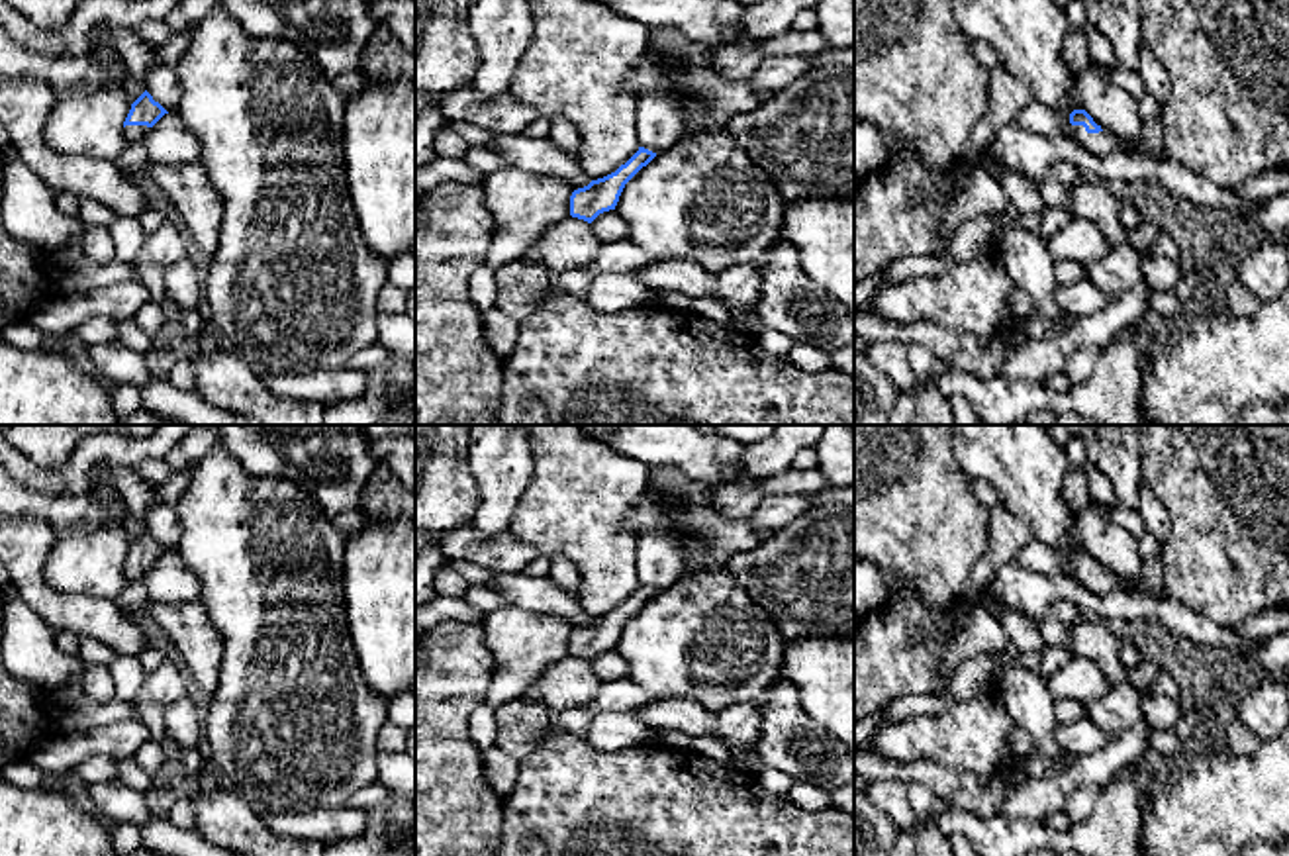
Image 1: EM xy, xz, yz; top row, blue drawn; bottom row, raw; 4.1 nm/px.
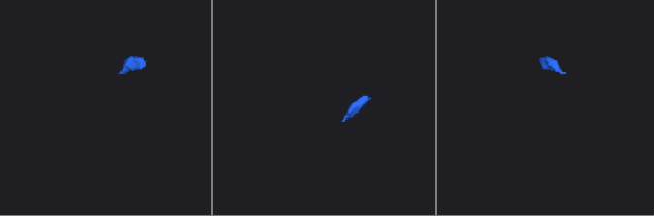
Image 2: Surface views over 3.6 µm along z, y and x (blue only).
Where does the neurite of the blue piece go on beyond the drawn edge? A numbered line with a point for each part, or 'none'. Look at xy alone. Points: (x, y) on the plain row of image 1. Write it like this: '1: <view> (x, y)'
1: xy (134, 572)

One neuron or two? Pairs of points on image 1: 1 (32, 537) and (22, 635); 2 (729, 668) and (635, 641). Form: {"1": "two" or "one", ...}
{"1": "two", "2": "one"}

